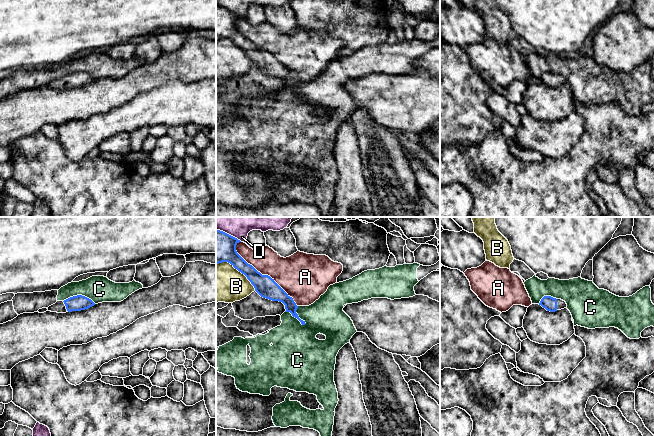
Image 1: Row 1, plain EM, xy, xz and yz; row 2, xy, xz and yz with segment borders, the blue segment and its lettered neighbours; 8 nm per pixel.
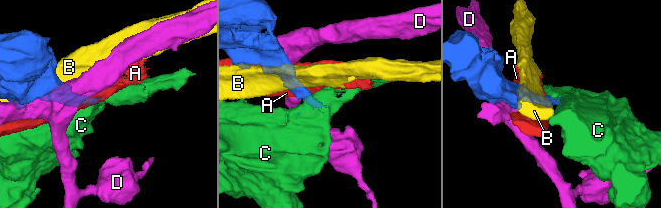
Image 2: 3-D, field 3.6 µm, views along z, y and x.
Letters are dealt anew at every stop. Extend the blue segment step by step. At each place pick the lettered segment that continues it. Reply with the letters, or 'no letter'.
no letter

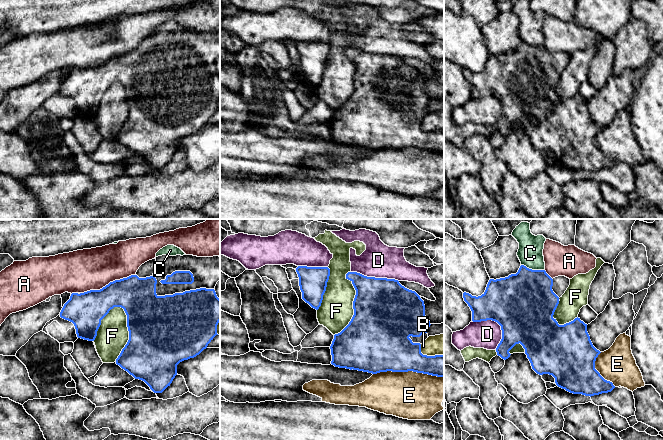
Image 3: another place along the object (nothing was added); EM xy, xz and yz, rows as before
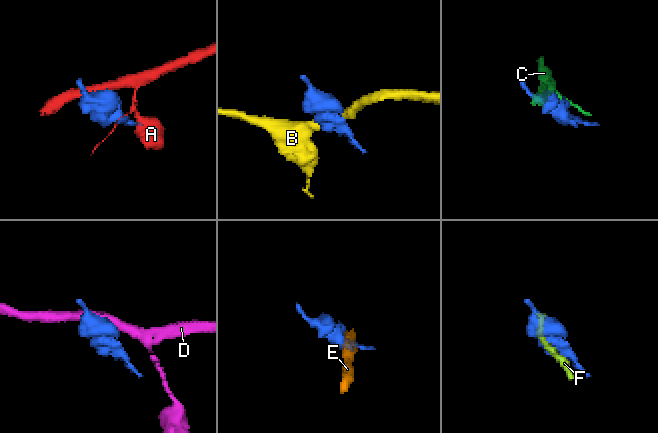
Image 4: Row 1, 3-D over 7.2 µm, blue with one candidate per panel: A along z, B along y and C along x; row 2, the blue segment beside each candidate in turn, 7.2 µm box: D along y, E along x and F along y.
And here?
no letter

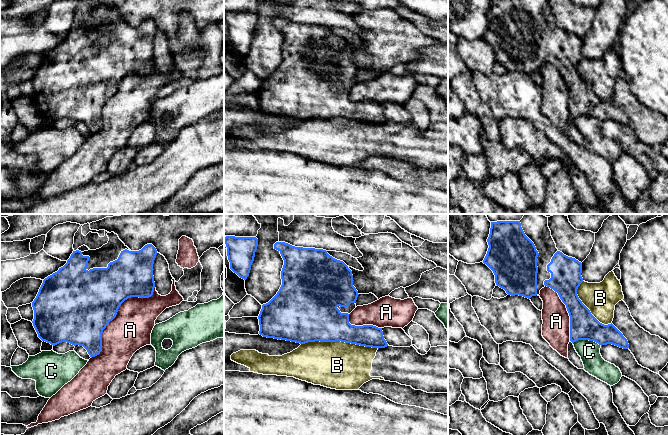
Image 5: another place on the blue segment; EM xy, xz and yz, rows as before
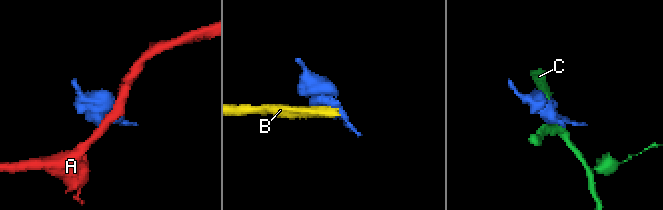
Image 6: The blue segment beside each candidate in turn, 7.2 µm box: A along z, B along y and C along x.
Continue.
no letter

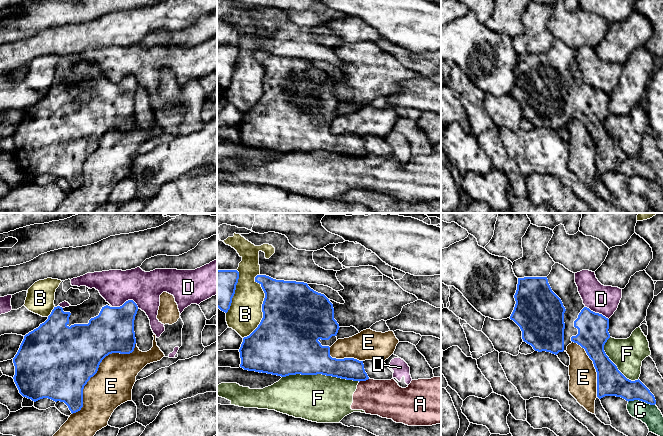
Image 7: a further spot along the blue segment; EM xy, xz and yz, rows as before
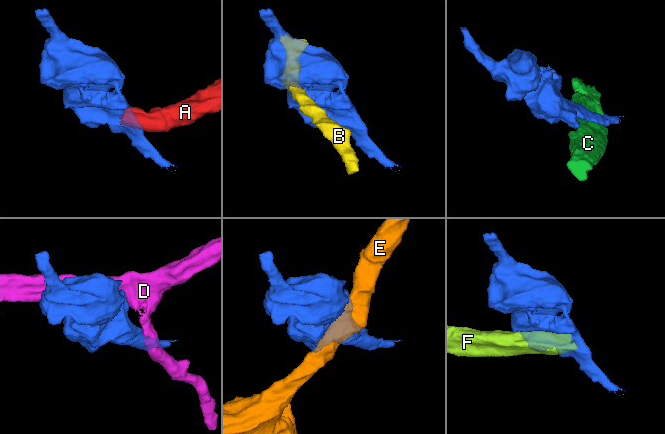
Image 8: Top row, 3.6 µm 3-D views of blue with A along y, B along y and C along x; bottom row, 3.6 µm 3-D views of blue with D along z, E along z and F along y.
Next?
no letter

